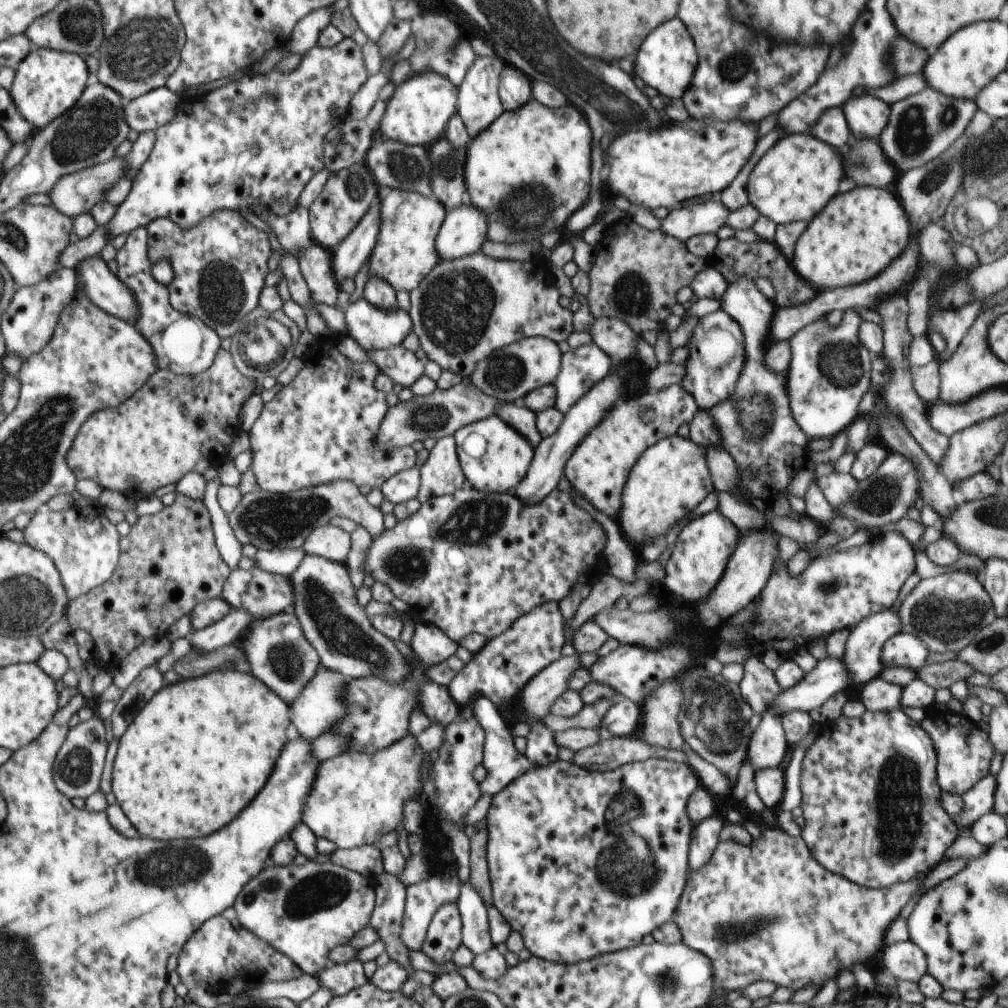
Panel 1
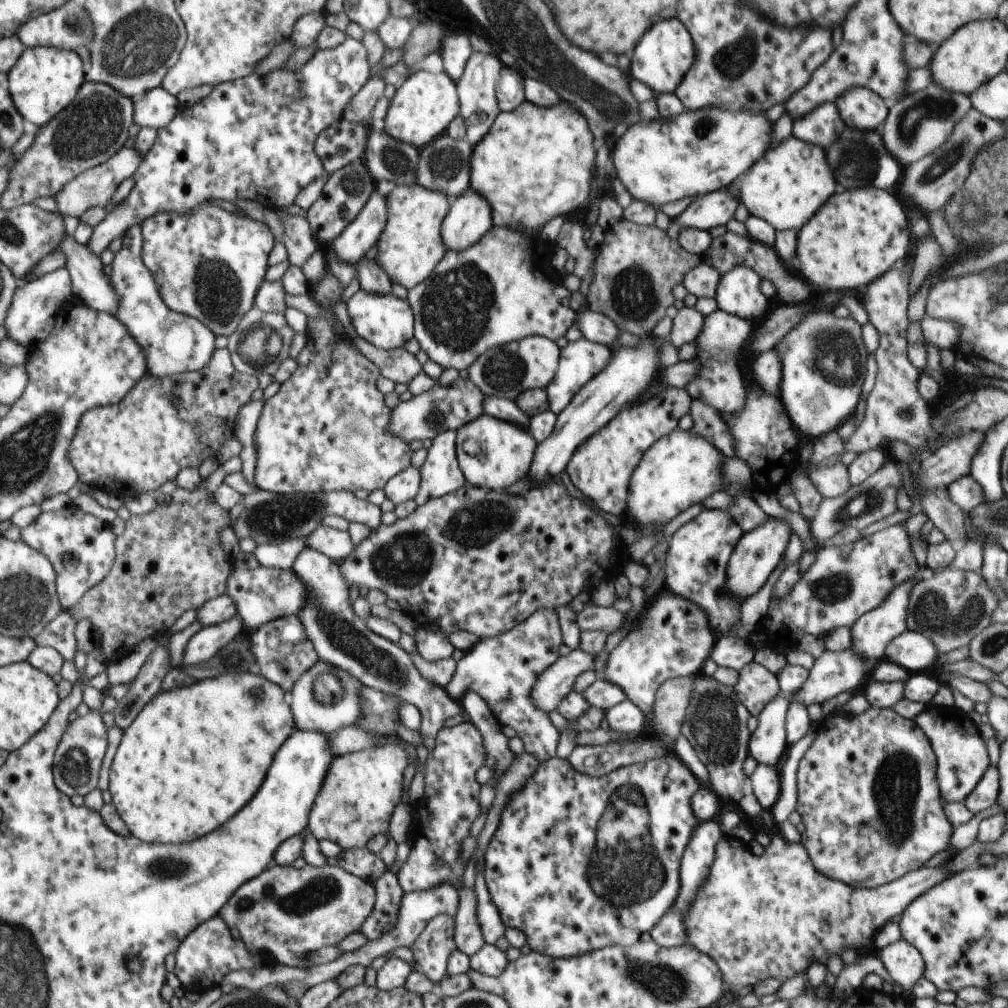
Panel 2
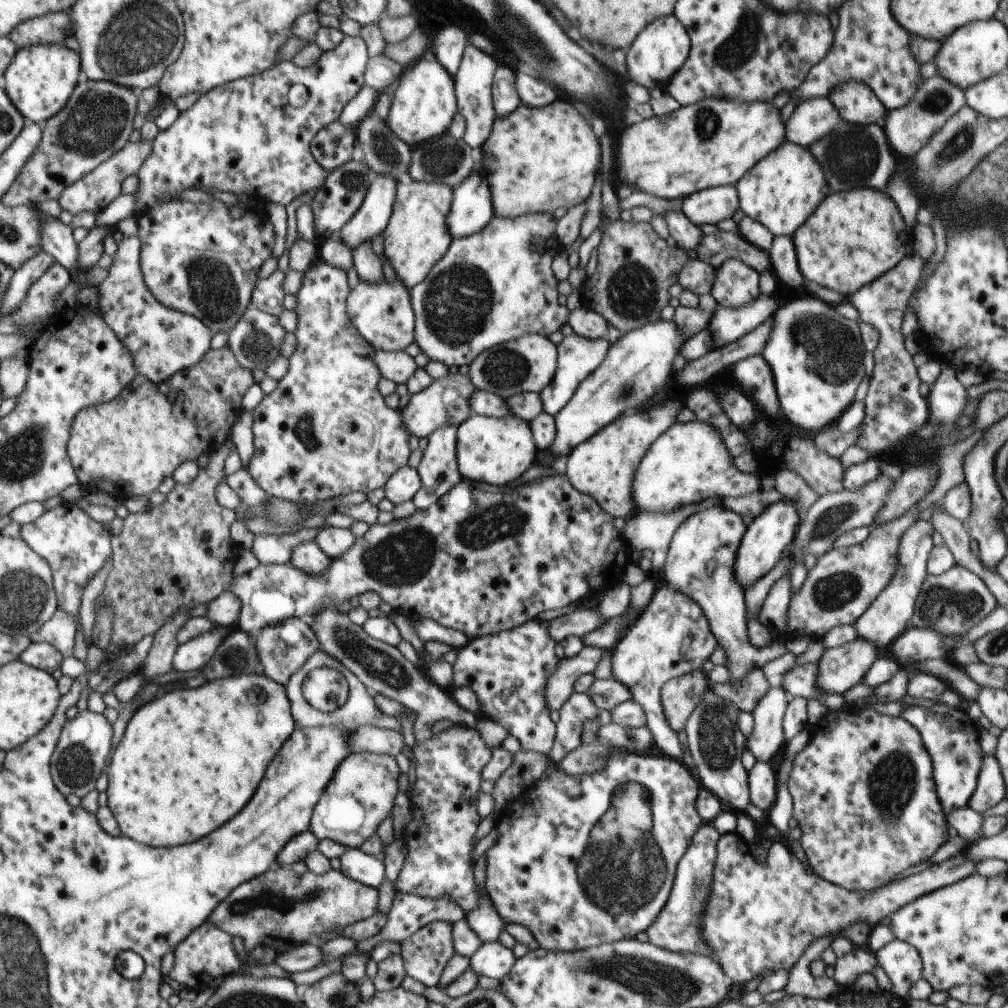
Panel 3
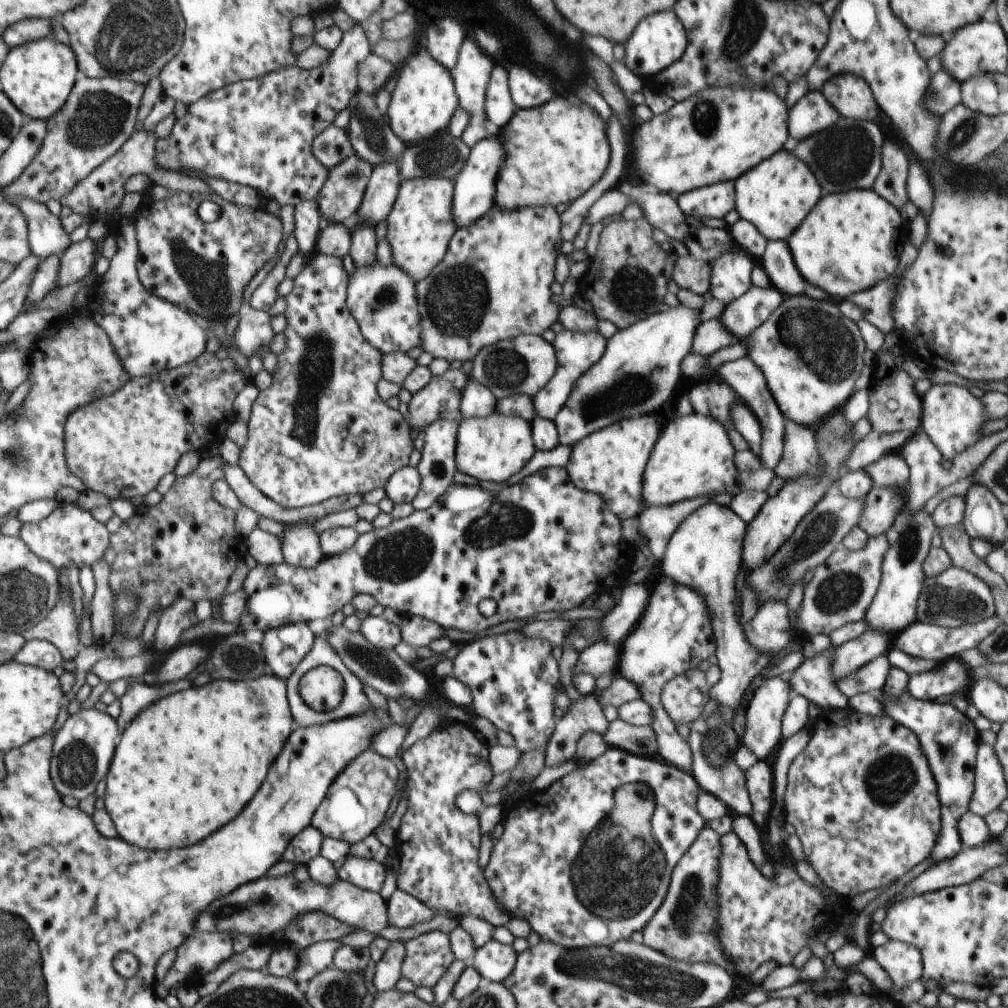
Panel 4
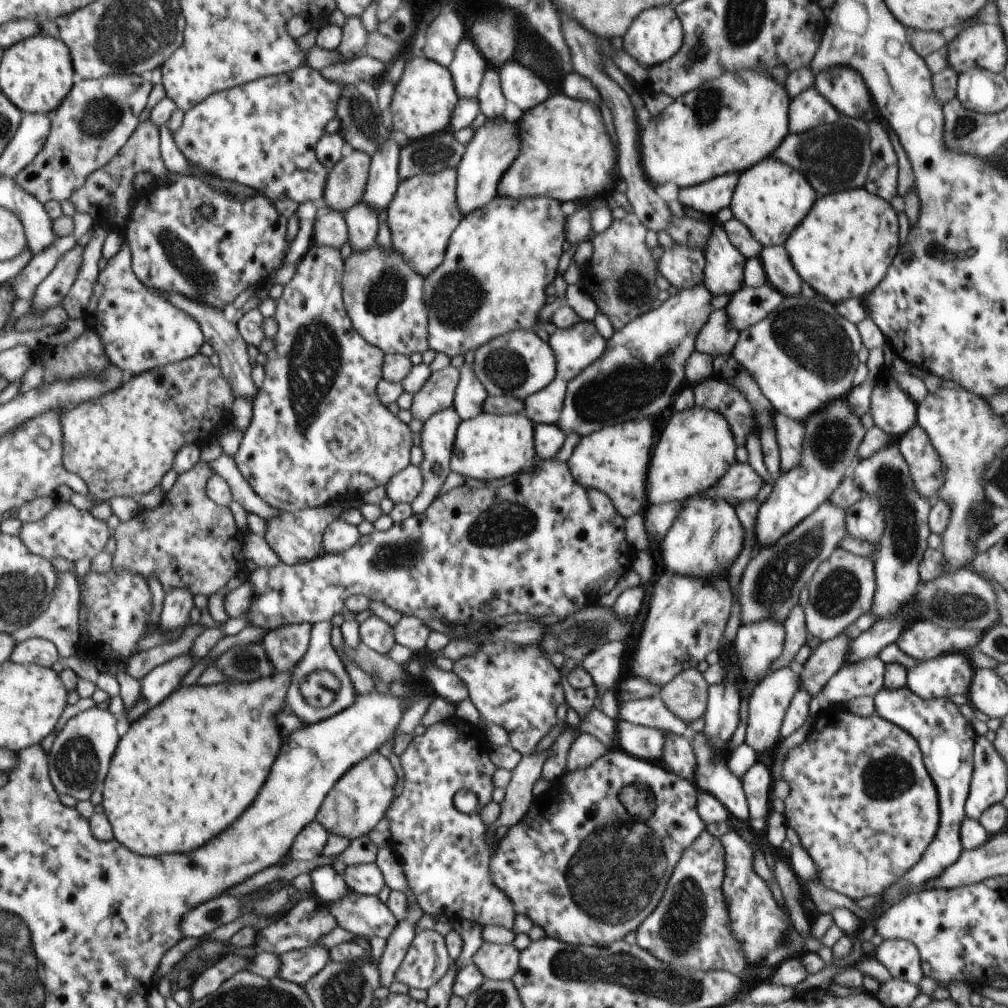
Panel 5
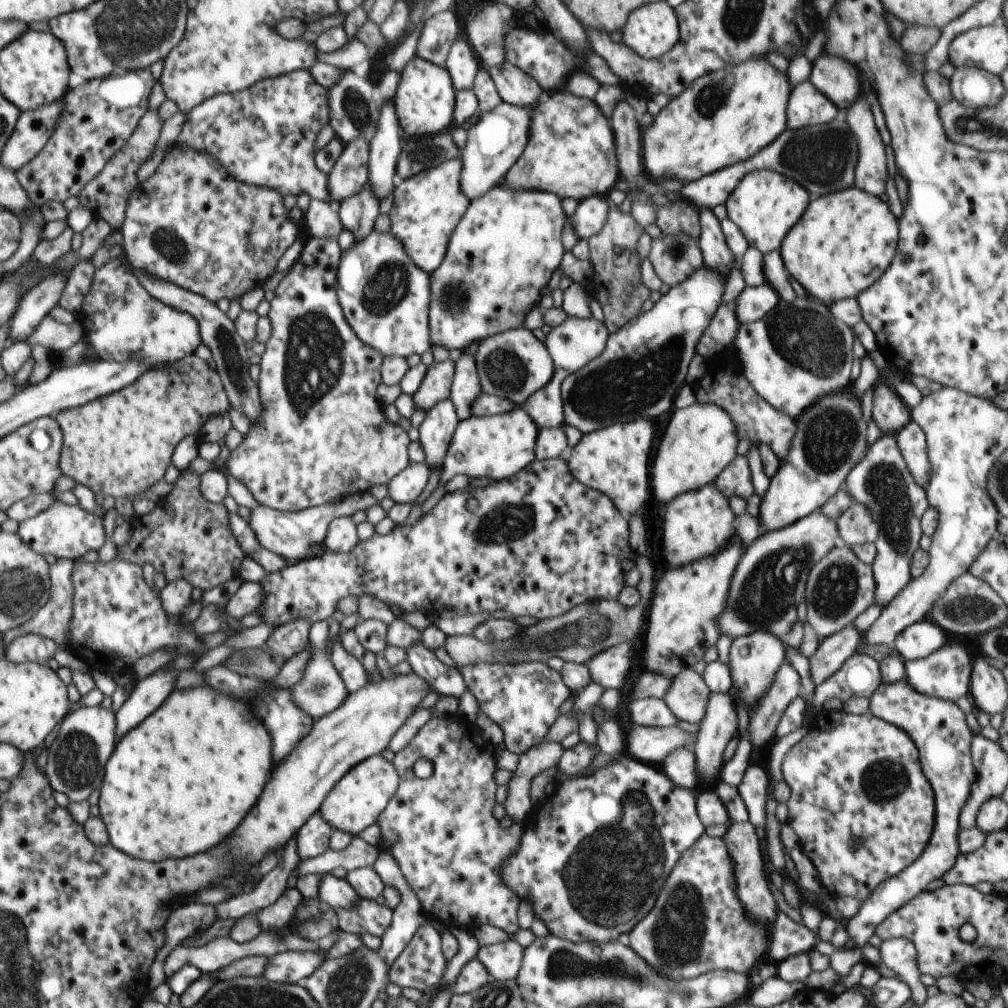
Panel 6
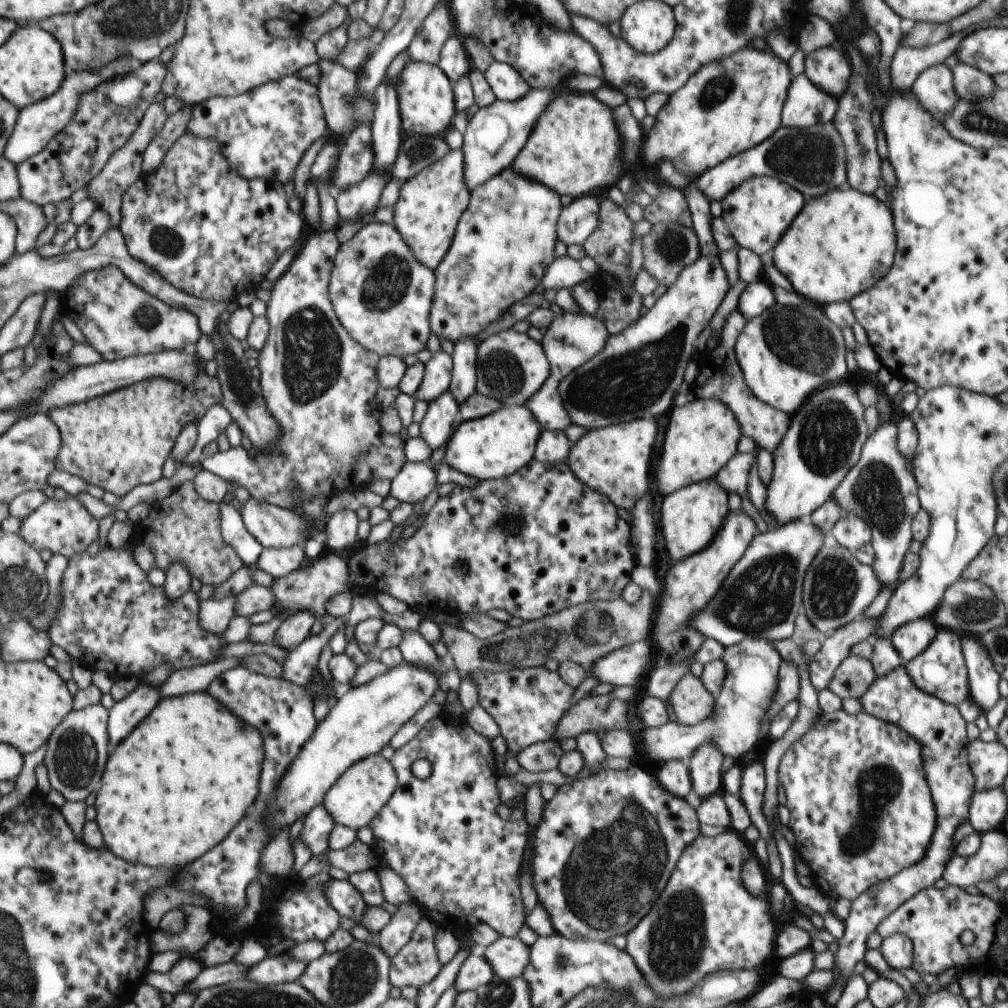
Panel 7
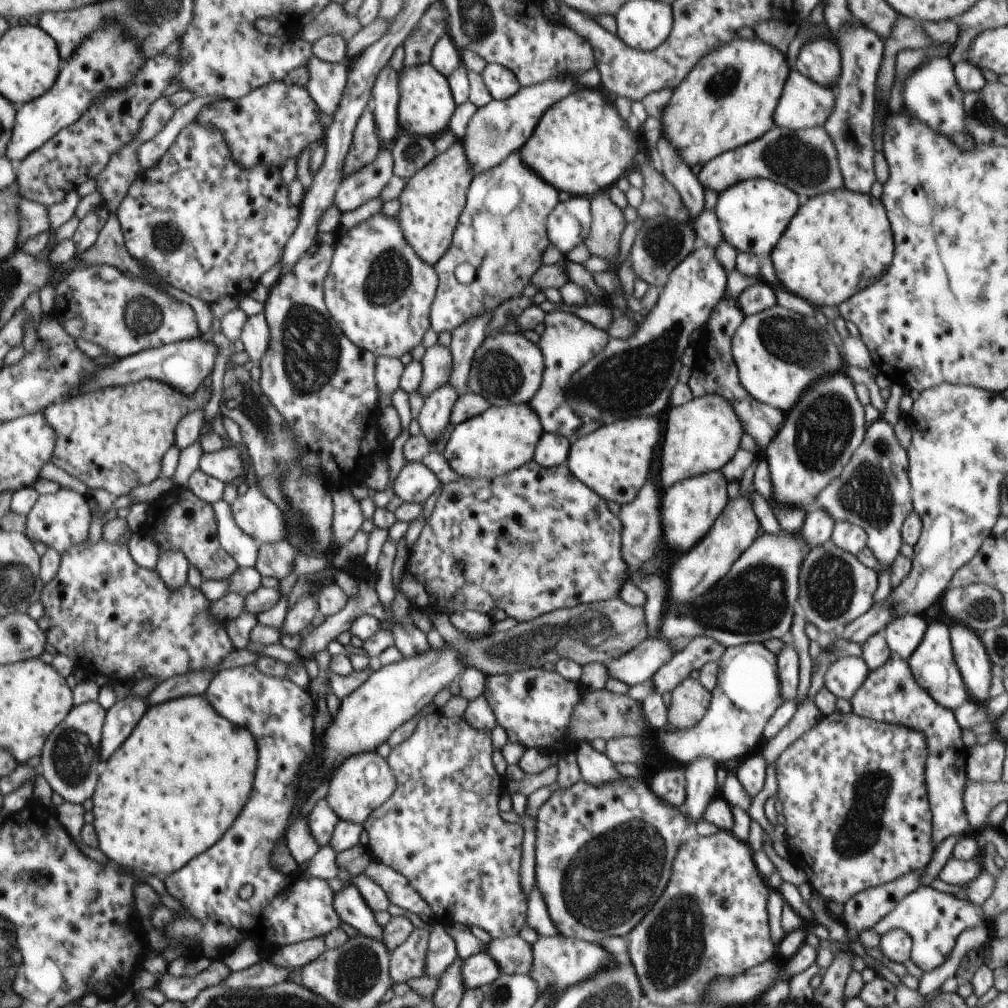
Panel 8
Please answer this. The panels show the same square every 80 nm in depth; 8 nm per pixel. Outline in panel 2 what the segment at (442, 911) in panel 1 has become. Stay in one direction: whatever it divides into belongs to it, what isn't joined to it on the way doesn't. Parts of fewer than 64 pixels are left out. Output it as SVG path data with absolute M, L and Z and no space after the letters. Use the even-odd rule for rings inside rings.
M435 916L410 948L415 956L412 970L425 974L435 985L438 984L447 974L449 956L457 949L455 917Z

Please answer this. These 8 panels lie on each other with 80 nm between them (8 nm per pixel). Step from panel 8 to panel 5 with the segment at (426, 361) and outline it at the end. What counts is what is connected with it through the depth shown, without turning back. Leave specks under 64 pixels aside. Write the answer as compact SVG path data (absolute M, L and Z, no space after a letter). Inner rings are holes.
M449 366L431 374L428 382L413 394L411 414L425 423L433 414L454 404L460 371Z

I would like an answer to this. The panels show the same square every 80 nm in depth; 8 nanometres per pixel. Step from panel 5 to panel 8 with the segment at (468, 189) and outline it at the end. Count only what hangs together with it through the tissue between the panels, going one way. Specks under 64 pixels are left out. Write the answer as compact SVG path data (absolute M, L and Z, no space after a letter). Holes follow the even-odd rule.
M551 78L546 82L522 87L514 96L507 99L492 99L486 106L480 107L468 122L466 134L461 143L464 154L474 175L484 173L497 167L512 153L518 152L524 143L532 136L538 121L555 102L564 98L574 90L574 80Z

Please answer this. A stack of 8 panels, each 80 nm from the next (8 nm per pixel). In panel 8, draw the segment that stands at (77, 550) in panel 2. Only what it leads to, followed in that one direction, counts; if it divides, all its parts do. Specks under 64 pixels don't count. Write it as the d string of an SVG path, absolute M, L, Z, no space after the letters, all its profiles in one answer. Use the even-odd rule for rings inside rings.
M61 487L56 494L39 496L36 504L27 514L26 529L23 530L23 533L27 534L32 542L42 542L47 547L64 553L88 540L90 522L92 522L92 512L87 497L71 489Z

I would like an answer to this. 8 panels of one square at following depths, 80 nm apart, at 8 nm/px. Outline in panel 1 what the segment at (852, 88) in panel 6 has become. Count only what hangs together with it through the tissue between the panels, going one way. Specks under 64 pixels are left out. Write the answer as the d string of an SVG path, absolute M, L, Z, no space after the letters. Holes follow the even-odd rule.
M859 91L854 96L856 96L856 98L850 98L850 100L844 104L844 116L846 116L848 128L852 130L854 138L870 138L878 141L880 132L887 127L891 113L891 105L876 98L874 95L866 96L862 91Z

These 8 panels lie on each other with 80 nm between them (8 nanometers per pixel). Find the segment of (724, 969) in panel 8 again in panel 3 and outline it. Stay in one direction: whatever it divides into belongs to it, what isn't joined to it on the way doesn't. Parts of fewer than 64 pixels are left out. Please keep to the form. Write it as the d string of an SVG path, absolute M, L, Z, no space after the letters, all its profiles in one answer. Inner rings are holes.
M703 823L694 833L675 870L675 879L668 902L660 911L657 919L646 930L652 944L677 953L703 954L717 962L713 950L703 939L699 922L702 920L701 916L707 905L713 881L717 842L720 835L712 823Z

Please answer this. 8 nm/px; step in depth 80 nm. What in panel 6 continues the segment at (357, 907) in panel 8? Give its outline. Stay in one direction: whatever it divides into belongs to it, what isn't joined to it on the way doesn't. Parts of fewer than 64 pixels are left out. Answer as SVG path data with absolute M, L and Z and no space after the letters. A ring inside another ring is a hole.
M331 873L322 875L318 887L318 897L323 906L330 909L348 908L357 903L359 894L346 879L337 878Z

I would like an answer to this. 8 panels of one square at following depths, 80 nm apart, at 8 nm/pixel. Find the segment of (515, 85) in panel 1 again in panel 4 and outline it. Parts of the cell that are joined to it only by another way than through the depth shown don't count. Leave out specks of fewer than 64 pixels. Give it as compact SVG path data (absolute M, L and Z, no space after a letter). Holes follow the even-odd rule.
M496 65L491 72L487 88L485 109L493 129L500 130L514 114L516 103L512 100L508 71Z

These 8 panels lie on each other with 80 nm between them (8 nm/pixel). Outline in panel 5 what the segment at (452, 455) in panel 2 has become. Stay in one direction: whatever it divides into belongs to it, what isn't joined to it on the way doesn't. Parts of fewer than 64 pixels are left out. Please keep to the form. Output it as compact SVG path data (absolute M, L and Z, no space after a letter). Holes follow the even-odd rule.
M453 407L441 410L433 414L424 424L421 430L421 449L423 450L423 459L419 464L420 470L424 477L424 486L420 494L411 502L413 514L422 514L432 501L439 495L442 484L446 482L446 477L451 470L451 454L454 448L455 438L457 435L458 425L461 423L461 418Z

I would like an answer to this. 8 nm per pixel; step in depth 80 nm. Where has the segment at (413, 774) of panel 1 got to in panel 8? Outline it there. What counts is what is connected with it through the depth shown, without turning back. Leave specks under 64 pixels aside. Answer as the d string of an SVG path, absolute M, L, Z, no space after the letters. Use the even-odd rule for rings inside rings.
M376 751L357 754L347 758L329 782L329 790L325 799L330 808L338 815L340 821L348 821L363 825L372 811L382 806L396 790L396 777L392 772L387 759Z

